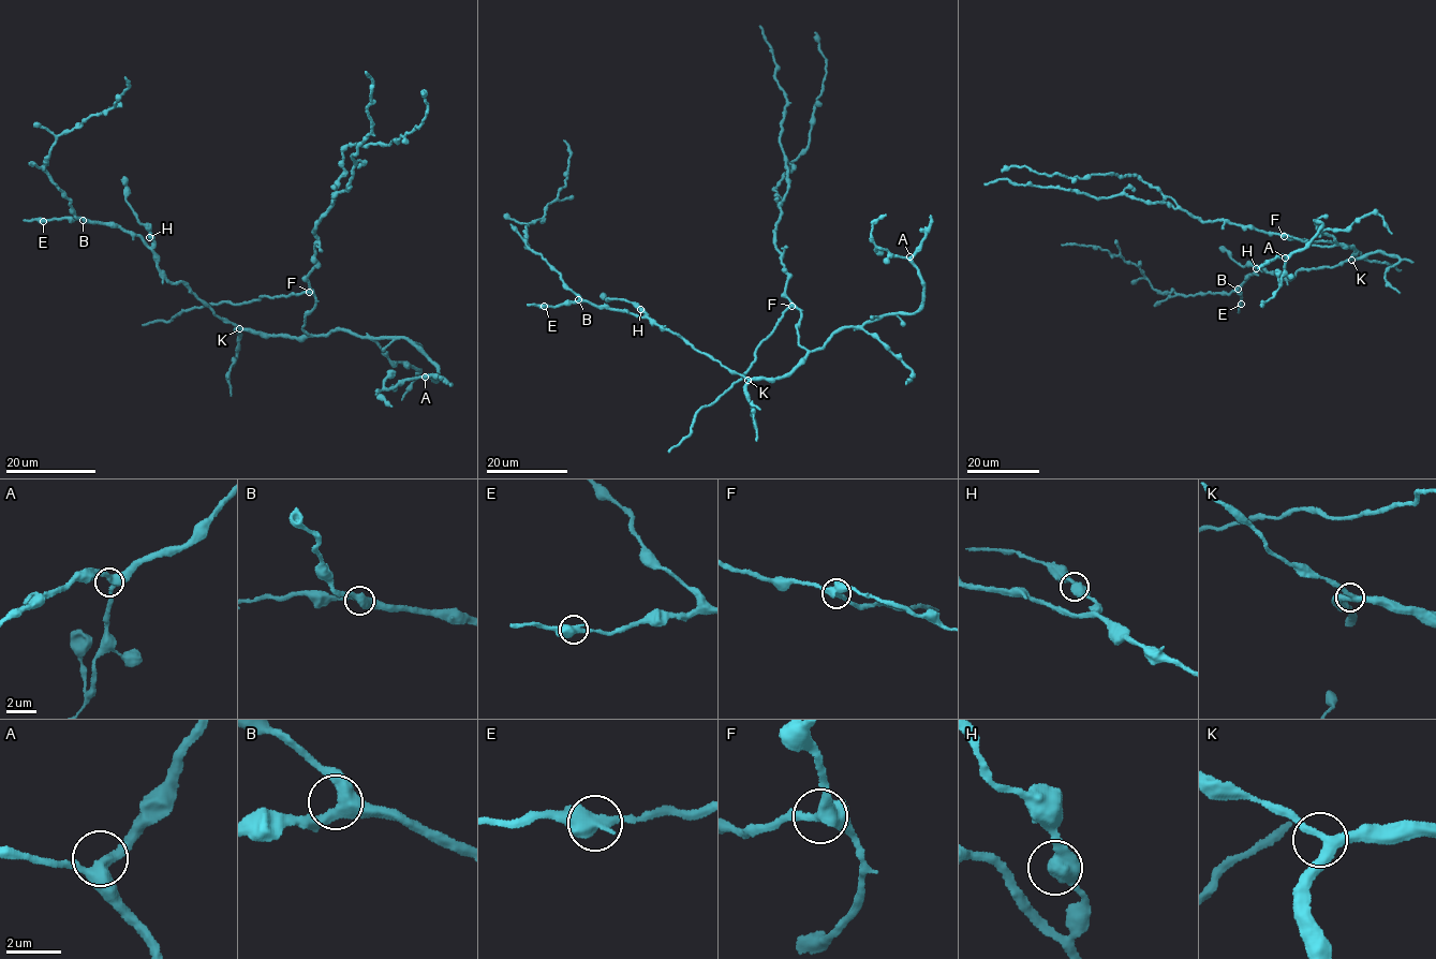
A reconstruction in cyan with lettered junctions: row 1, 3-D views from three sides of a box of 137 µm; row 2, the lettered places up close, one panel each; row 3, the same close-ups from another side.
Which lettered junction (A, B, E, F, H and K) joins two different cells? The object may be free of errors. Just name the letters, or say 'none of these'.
F

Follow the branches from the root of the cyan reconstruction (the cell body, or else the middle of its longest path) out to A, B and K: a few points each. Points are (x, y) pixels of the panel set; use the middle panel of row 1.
A: (783, 378), (839, 330), (849, 326), (861, 327), (887, 314), (915, 311), (921, 305), (924, 288), (909, 256)
B: (783, 378), (746, 379), (701, 353), (654, 321), (578, 299)
K: (783, 378), (748, 380)

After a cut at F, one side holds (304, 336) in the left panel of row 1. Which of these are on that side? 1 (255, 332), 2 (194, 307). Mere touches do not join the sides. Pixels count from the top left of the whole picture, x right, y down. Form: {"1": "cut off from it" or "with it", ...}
{"1": "with it", "2": "cut off from it"}

